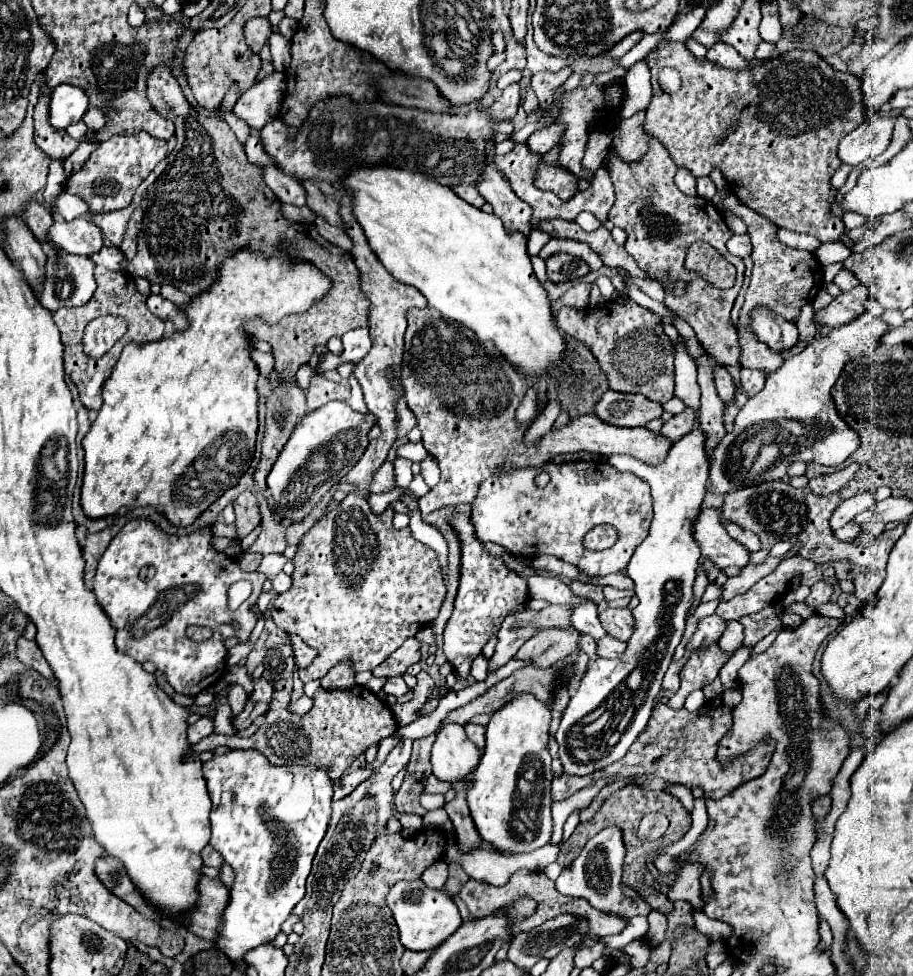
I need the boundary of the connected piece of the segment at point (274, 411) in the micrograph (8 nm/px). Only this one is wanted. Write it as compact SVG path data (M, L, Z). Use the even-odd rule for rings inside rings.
M271 377L271 383L273 383L273 395L267 399L267 425L263 437L263 451L261 461L253 475L255 487L259 491L267 491L265 477L269 475L269 469L273 467L281 449L291 437L297 421L307 413L305 393L297 385L293 387L277 385L275 377Z

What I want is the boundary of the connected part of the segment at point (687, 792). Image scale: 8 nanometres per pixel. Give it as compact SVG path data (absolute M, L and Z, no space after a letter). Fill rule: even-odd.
M669 783L669 785L665 787L665 791L673 793L673 797L677 797L677 799L683 803L683 807L687 807L687 811L693 809L693 794L692 790L689 789L687 785L681 785L681 783Z

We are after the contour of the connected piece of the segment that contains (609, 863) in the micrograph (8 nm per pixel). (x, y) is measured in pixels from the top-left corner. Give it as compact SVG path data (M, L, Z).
M615 825L605 827L599 831L595 837L587 841L579 857L563 869L563 873L557 877L557 891L567 897L583 897L587 899L593 907L621 915L625 919L633 915L647 915L651 911L649 905L645 905L641 899L629 899L621 891L621 865L625 859L625 845L623 845L623 835L621 829Z

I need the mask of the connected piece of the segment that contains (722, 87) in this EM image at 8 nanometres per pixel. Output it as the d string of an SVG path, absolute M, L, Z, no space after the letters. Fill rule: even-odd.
M661 41L657 45L657 49L653 53L649 53L649 69L651 69L651 85L653 85L653 99L647 107L647 117L645 117L645 131L649 131L651 135L655 135L669 151L669 155L673 157L673 161L677 163L677 167L687 167L691 169L691 173L695 177L705 177L709 175L711 171L719 169L731 189L733 195L737 195L737 199L745 205L749 205L751 209L757 209L761 215L765 215L769 221L773 221L777 227L785 227L785 229L791 229L791 231L797 231L797 233L807 233L807 235L813 235L817 237L821 243L835 243L835 241L841 241L841 235L845 231L845 225L841 221L841 217L833 215L831 207L833 207L833 201L835 201L835 195L837 195L837 189L831 185L831 177L833 173L843 165L843 161L839 159L837 155L837 145L839 141L851 133L853 129L857 129L857 125L861 125L867 117L865 113L865 101L861 101L861 79L859 77L853 77L851 73L843 73L843 71L837 71L835 67L831 67L821 55L817 55L815 51L805 51L805 49L793 49L793 51L787 51L779 57L773 57L773 59L767 59L763 61L761 65L755 65L755 67L747 67L747 69L727 69L723 65L717 65L717 63L711 63L709 59L697 59L687 47L685 43L667 43L667 41ZM661 67L675 67L681 75L681 89L673 95L661 91L659 83L657 83L657 73Z

